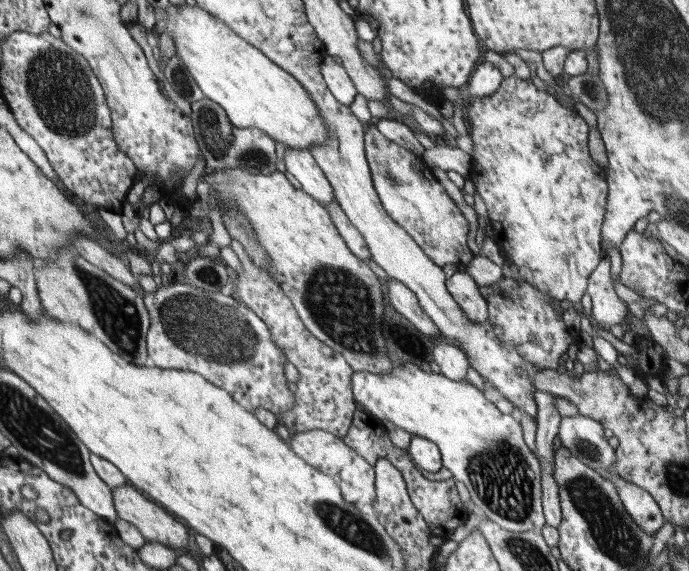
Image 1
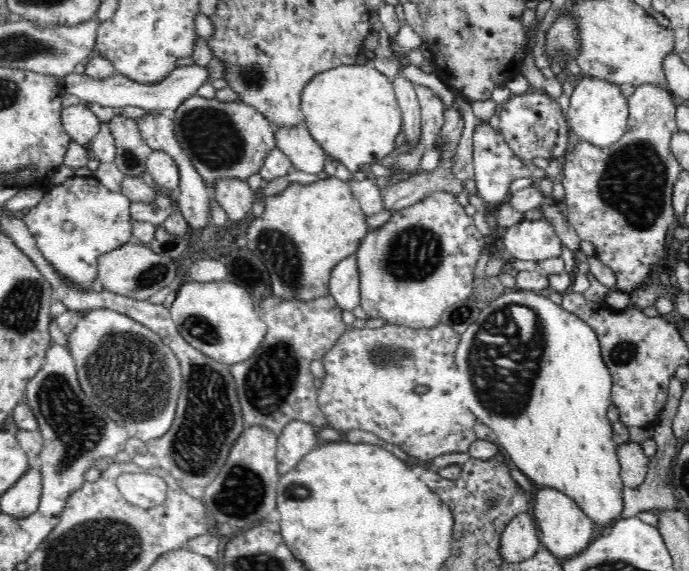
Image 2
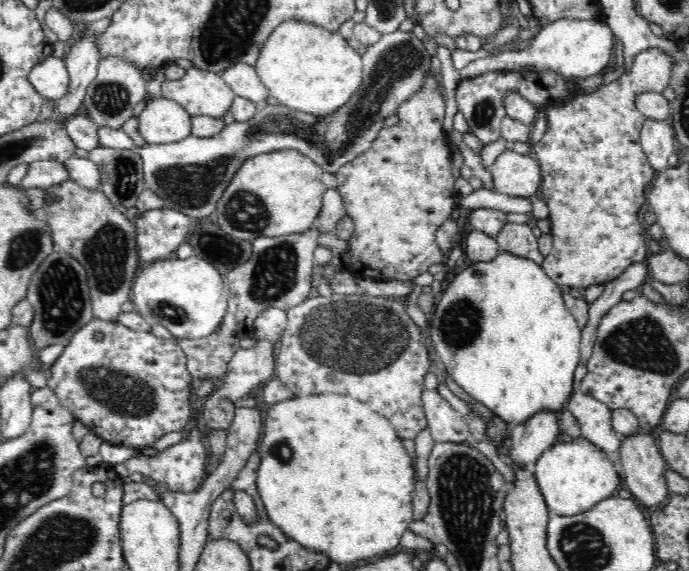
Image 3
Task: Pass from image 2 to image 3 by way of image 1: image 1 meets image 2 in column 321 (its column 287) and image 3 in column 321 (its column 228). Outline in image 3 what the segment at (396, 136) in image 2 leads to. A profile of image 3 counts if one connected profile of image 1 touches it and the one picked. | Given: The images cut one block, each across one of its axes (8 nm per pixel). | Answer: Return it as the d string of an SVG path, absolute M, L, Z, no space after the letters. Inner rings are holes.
M300 17L283 19L271 30L266 42L259 50L254 68L269 95L276 98L278 102L298 109L300 112L312 112L318 115L342 108L350 100L351 94L356 92L362 84L362 58L348 45L347 40L339 31L326 29L324 25L300 19Z

